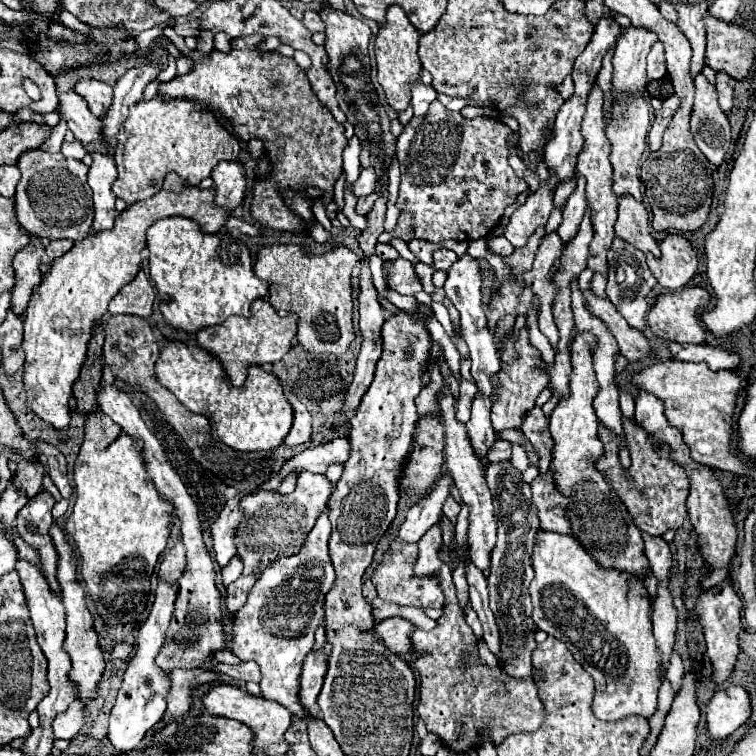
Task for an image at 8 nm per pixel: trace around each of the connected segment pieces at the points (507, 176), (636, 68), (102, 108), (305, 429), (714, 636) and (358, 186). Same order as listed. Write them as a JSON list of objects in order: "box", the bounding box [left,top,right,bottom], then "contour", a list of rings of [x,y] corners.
[{"box":[397,101,527,243],"contour":[[[439,101],[431,103],[427,115],[413,117],[405,125],[403,133],[397,139],[397,161],[401,165],[397,207],[405,213],[413,213],[417,239],[425,239],[431,243],[439,243],[445,239],[469,243],[475,239],[485,239],[499,225],[505,207],[513,205],[517,195],[527,189],[527,183],[519,179],[507,163],[507,137],[511,135],[513,131],[499,119],[487,115],[467,119],[461,113],[449,111]]]},{"box":[613,25,657,101],"contour":[[[629,25],[619,37],[613,53],[613,101],[619,99],[621,91],[635,93],[637,89],[641,89],[641,83],[647,83],[645,59],[655,43],[657,33],[633,25]]]},{"box":[75,79,113,119],"contour":[[[81,79],[75,87],[75,93],[81,95],[91,113],[99,119],[103,119],[105,111],[109,109],[109,105],[113,103],[113,87],[103,83],[103,81],[95,81],[95,79]]]},{"box":[283,385,311,447],"contour":[[[283,385],[287,399],[295,411],[295,419],[293,419],[293,427],[289,431],[289,435],[285,437],[285,445],[289,447],[297,447],[297,445],[305,445],[311,439],[311,415],[305,409],[305,405],[291,393],[291,389],[287,385]]]},{"box":[695,581,743,685],"contour":[[[723,581],[721,583],[721,591],[719,589],[701,589],[697,603],[695,603],[695,613],[699,617],[699,623],[705,631],[705,641],[707,641],[707,655],[711,659],[713,665],[713,681],[717,685],[721,685],[735,669],[737,663],[737,655],[739,655],[739,633],[741,633],[741,607],[743,601],[737,595],[737,591],[733,589],[731,581]]]},{"box":[351,169,377,197],"contour":[[[363,169],[359,179],[351,185],[353,187],[353,195],[355,197],[367,197],[373,193],[373,183],[377,183],[377,177],[373,175],[373,171],[369,169]]]}]

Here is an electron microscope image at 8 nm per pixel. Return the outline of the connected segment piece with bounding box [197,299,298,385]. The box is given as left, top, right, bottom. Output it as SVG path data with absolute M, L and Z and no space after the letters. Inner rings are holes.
M257 299L251 305L251 317L229 317L221 325L205 327L203 331L197 331L197 343L219 357L233 385L243 385L251 365L265 365L283 359L283 355L293 347L297 322L298 316L295 313L279 317L267 299Z

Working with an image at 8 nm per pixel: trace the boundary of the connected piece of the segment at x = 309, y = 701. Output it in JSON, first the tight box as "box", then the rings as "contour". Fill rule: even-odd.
{"box":[301,645,329,711],"contour":[[[329,645],[321,649],[311,649],[305,659],[305,667],[301,673],[301,705],[309,707],[311,711],[317,707],[317,695],[321,691],[327,673],[327,659],[329,659]]]}

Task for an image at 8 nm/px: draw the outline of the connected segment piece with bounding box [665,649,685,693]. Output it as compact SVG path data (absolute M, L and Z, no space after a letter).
M673 649L673 653L671 653L671 663L669 663L669 667L667 667L665 677L671 681L671 685L673 685L673 691L675 691L675 693L677 693L677 691L679 691L679 687L681 687L683 673L685 673L685 669L683 669L683 659L681 659L681 655Z

